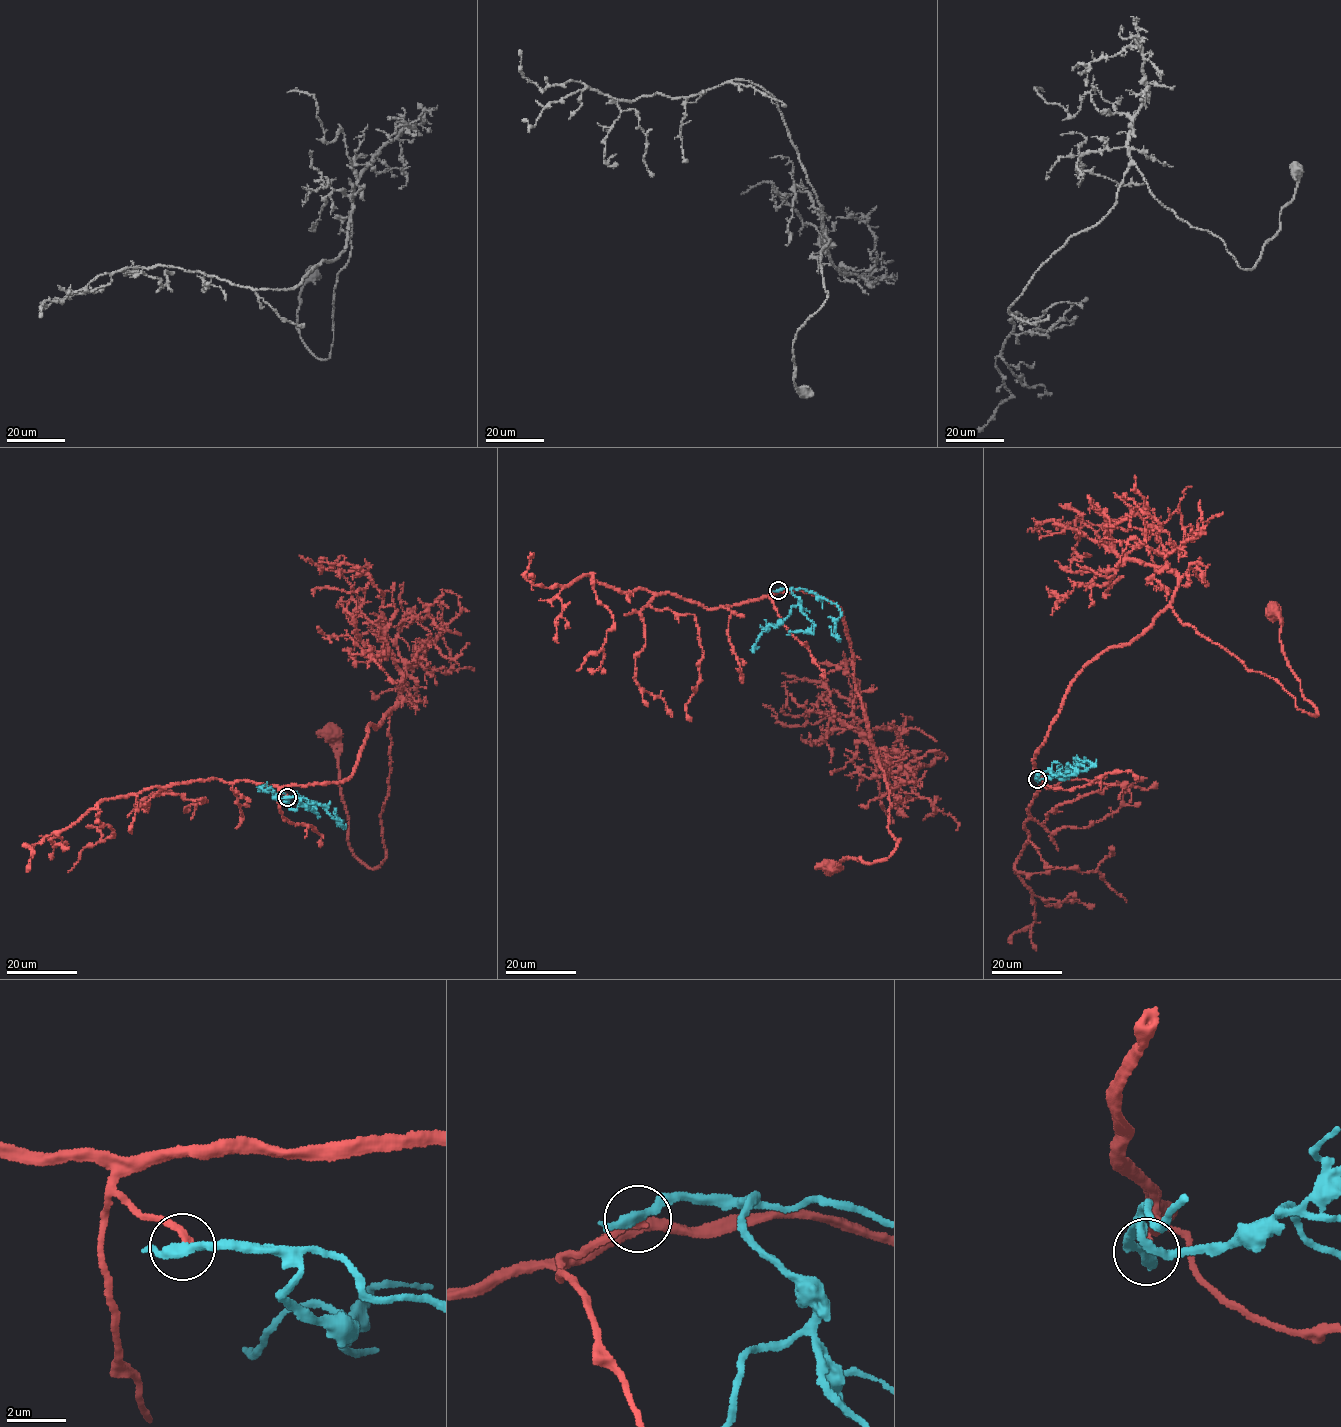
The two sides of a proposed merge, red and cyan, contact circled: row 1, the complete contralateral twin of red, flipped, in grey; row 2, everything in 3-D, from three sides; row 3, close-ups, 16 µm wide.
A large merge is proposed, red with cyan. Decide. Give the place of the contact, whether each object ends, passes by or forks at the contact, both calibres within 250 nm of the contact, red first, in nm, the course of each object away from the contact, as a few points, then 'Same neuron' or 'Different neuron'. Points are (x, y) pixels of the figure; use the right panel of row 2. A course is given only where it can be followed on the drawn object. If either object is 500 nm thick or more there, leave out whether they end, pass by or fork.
Place: (1037, 779). At the ring red ends. At the ring cyan passes by. Thickness 240 nm (red) against 320 nm. Course of red: (1037, 778), (1036, 752), (1071, 680), (1170, 606), (1317, 716), (1272, 613). Course of cyan: (1037, 778), (1037, 773), (1039, 776), (1047, 770), (1056, 775), (1075, 774), (1092, 763), (1077, 758). Different neuron

